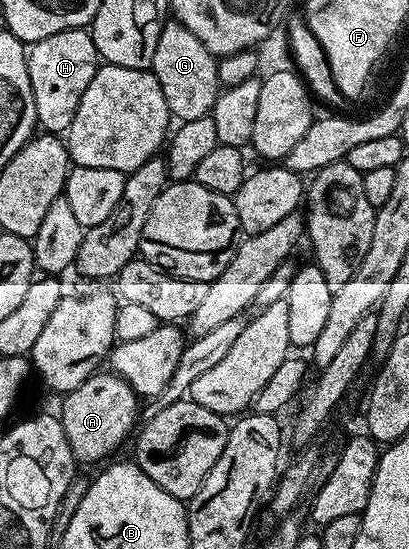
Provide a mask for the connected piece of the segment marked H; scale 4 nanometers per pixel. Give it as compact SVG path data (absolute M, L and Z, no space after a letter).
M74 27L53 37L30 44L26 60L31 86L31 103L35 107L34 122L39 123L44 132L65 133L70 129L81 96L89 89L89 81L97 74L101 60L97 45L93 45L90 30Z

